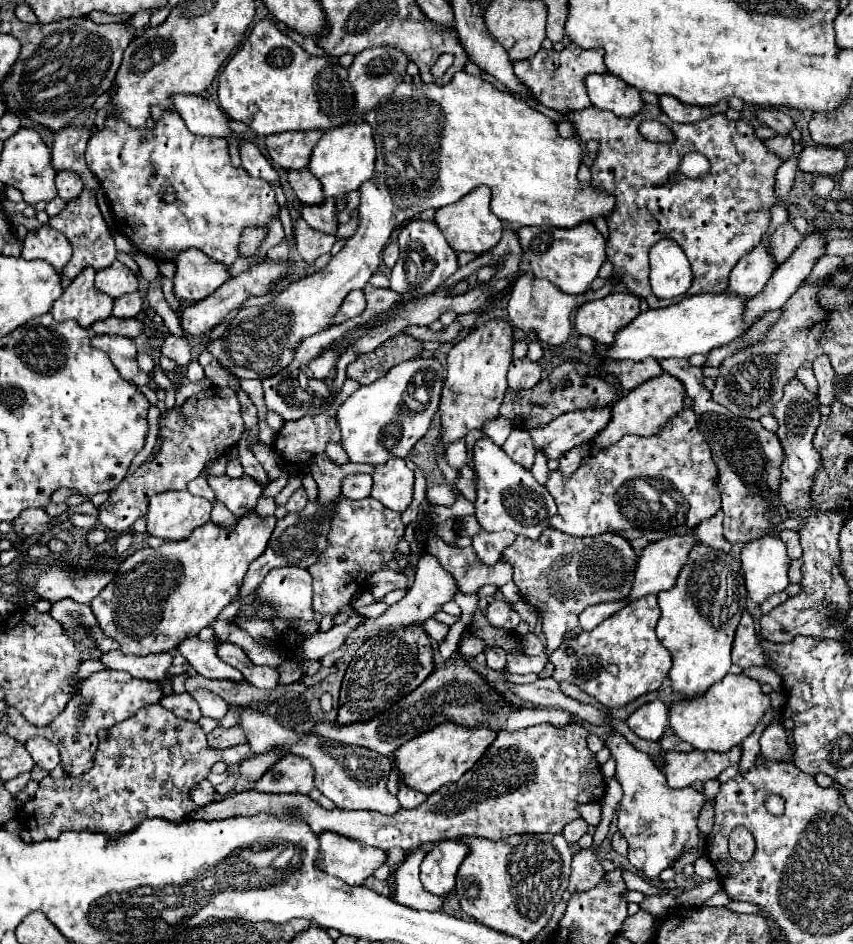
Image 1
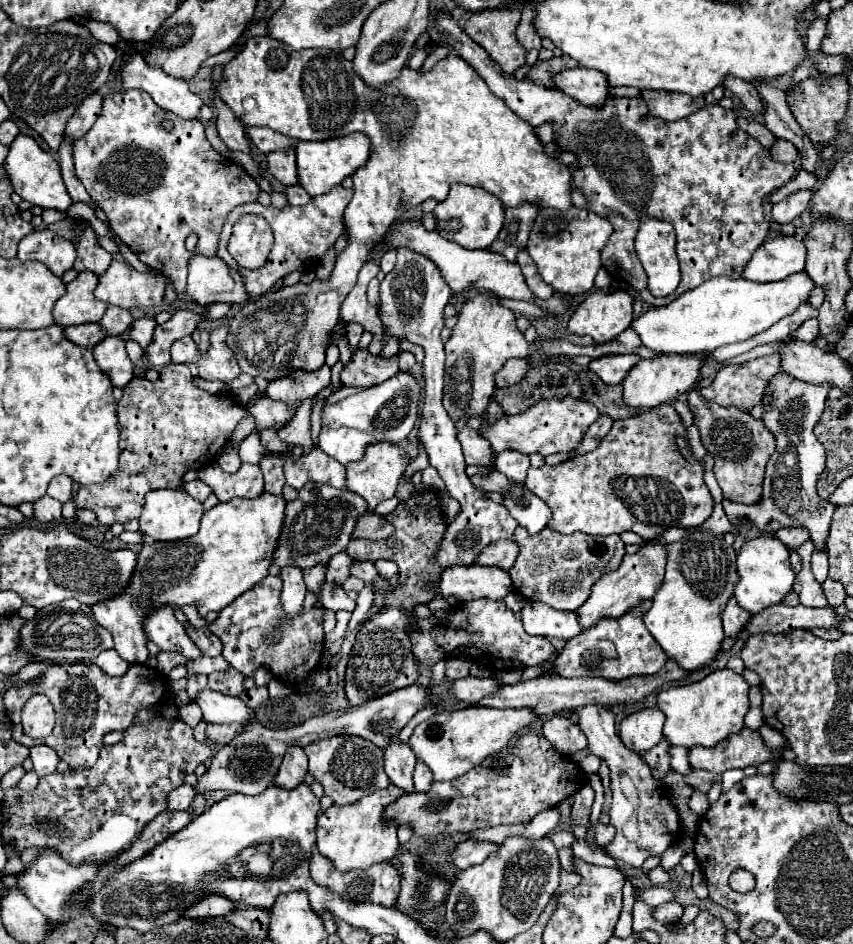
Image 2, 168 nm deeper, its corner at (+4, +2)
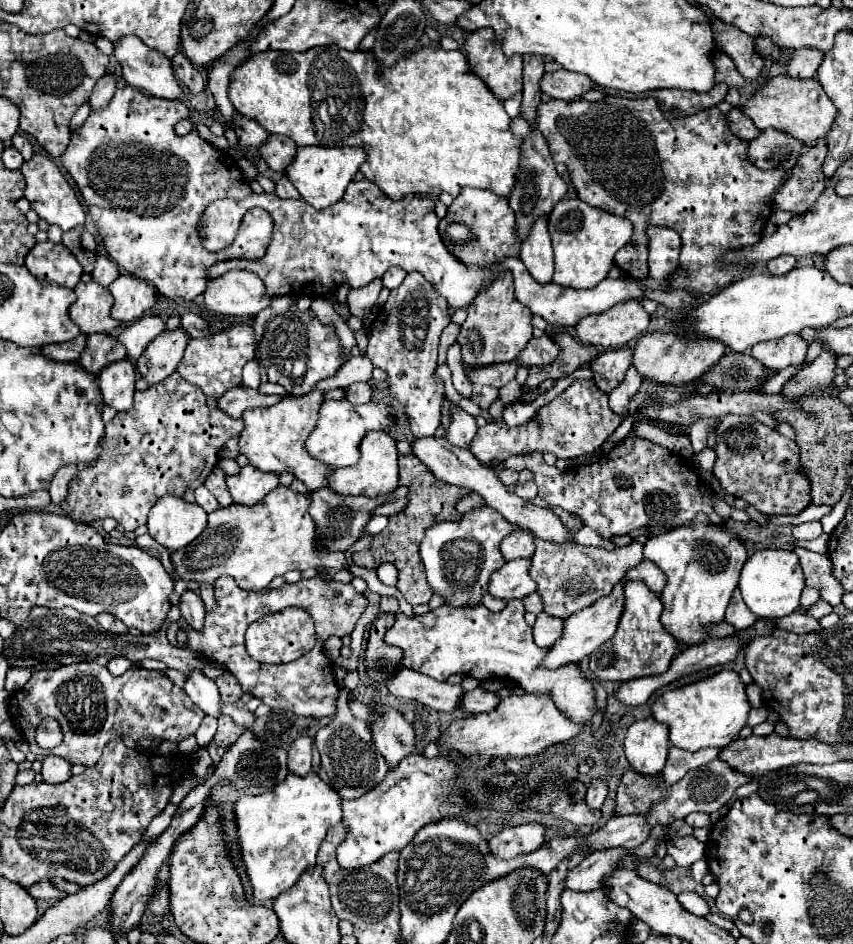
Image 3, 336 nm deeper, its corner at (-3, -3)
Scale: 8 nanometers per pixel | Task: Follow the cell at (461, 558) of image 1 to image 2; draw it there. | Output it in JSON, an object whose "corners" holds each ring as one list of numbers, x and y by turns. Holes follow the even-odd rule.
{"corners":[[512,538,510,540,496,540,484,548,484,552,478,558,478,564,510,570,516,560,516,554,518,554,518,546]]}

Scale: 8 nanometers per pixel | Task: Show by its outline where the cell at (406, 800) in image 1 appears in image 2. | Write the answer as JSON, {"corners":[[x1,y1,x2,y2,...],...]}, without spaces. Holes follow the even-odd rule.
{"corners":[[390,738,390,744,384,746,384,770,392,784,402,788,404,792,414,792,412,772,416,764,416,754,412,748,398,738]]}

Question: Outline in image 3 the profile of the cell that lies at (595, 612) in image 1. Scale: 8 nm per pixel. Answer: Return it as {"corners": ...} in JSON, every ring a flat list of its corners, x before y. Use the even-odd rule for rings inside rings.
{"corners":[[545,611,537,615,537,621,533,625,533,637,539,647,553,647,563,637,565,621,553,615,547,615]]}

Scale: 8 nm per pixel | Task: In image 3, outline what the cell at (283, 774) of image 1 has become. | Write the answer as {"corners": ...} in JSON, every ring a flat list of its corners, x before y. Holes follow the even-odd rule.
{"corners":[[299,737,289,747,289,771,293,775,305,777,311,773,311,749,313,749,311,737]]}

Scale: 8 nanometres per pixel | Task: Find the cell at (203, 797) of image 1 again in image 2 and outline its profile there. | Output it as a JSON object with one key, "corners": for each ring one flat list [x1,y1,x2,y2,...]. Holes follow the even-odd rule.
{"corners":[[182,784,178,786,176,790,172,790,172,794,168,794,168,810,172,812,178,812,178,810,186,810,192,800,194,800,194,788,188,786,188,784]]}

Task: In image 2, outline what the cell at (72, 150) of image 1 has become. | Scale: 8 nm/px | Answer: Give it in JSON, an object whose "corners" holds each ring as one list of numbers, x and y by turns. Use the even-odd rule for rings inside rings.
{"corners":[[92,92,88,94,88,98,84,98,84,102,78,106,78,110,74,112,74,116,68,120,66,124,66,134,70,136,70,140,78,140,80,136,86,134,86,130,90,130,102,110,102,100,104,96,100,92]]}

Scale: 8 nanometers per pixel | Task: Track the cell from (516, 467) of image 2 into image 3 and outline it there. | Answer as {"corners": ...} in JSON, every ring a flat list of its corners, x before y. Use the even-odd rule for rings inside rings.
{"corners":[[527,481,527,483,519,485,519,487,515,487,515,495,519,495,519,497,529,501,529,499,533,499,537,495,537,487,535,487,533,481]]}

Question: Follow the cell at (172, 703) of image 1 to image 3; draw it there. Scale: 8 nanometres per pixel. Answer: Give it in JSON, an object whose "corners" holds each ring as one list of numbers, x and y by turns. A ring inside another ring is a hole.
{"corners":[[207,715,207,717,203,719,203,723,199,725,197,733,195,733,197,743,199,743,199,745,207,745,207,743,213,739,215,731,217,731,217,719,211,719,211,717]]}

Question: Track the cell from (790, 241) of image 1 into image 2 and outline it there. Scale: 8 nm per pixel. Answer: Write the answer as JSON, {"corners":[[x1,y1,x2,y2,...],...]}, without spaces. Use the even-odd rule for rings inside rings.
{"corners":[[798,190,798,192,786,196,782,202,778,202,772,208,772,218,778,224,786,224,786,222,794,220,796,216,800,216,808,208,810,200,812,200,812,190]]}

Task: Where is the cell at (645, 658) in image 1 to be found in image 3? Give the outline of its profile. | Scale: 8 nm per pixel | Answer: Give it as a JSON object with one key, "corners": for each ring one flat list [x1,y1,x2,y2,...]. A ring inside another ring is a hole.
{"corners":[[643,581,625,583,625,611,621,615,619,627,607,643,597,647,589,655,589,669,599,681,619,683,637,677,667,673,679,645,675,643,675,639,671,639,671,635,667,635,667,631,663,631,663,625,659,623,661,611,663,605,659,595,649,591]]}

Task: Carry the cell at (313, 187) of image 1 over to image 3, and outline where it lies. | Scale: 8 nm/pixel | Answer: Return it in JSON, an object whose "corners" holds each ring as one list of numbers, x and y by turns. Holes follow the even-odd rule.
{"corners":[[271,135,269,141,259,151,261,151,261,157,265,159,265,163,269,165,269,169,273,169,277,173,285,173,291,159,295,159,297,145,283,135]]}

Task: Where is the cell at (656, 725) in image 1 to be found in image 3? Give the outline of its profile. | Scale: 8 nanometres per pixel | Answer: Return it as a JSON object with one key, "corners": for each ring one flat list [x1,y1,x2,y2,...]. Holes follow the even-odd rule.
{"corners":[[657,719,635,721,625,733,625,757,643,775,657,775,669,751,669,727]]}

